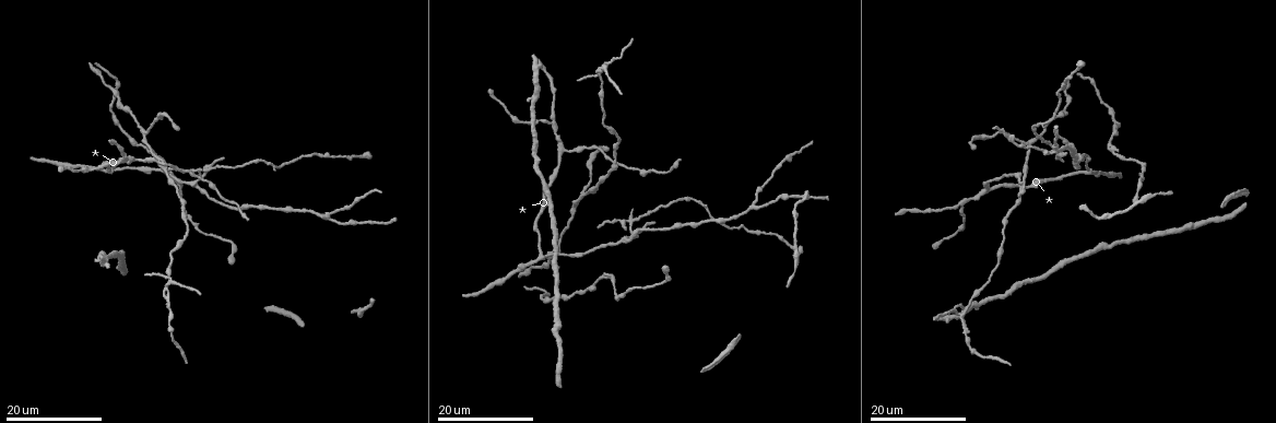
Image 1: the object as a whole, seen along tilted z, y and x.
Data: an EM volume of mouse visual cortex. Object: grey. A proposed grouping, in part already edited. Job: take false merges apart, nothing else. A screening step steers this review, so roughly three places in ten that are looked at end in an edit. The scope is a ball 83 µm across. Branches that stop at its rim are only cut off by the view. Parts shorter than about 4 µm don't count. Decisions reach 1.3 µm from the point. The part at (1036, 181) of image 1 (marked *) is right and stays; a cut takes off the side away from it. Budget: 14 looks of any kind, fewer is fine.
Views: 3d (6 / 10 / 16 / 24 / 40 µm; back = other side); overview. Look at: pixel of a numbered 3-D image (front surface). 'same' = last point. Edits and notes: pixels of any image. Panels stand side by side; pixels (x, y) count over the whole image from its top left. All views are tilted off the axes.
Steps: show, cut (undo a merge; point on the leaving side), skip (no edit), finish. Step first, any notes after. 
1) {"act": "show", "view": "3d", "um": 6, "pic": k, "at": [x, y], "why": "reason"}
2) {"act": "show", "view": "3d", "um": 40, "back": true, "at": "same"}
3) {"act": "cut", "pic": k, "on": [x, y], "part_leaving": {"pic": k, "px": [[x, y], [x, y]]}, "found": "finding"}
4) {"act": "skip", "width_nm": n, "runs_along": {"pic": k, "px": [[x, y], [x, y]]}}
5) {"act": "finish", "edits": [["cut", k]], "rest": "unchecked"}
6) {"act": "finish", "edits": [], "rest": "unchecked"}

{"act": "show", "view": "3d", "um": 16, "pic": 1, "at": [631, 220], "why": "four arms meet"}

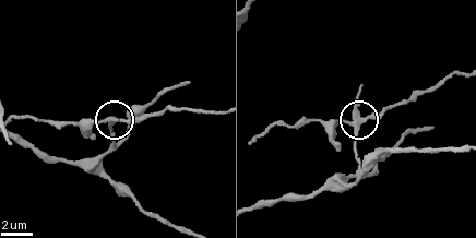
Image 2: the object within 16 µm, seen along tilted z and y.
{"act": "show", "view": "3d", "um": 10, "pic": 2, "at": [105, 120]}

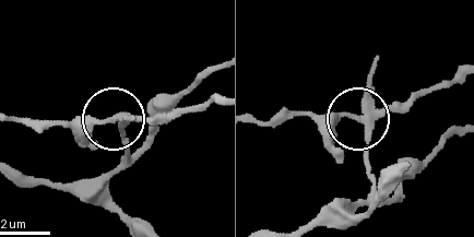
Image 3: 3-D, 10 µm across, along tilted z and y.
{"act": "show", "view": "3d", "um": 10, "back": true, "pic": 3, "at": [114, 119], "why": "from behind"}

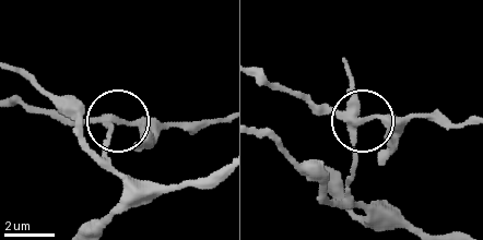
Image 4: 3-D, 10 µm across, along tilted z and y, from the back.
{"act": "cut", "pic": 4, "on": [384, 116], "arms": 4, "part_leaving": {"pic": 4, "px": [[350, 120], [314, 110], [258, 80]]}, "found": "two neurons meet here"}

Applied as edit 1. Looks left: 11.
{"act": "show", "view": "3d", "um": 24, "pic": 1, "at": [563, 151]}

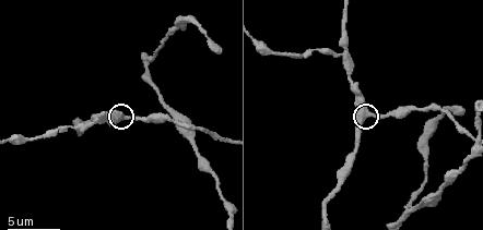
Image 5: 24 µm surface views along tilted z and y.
{"act": "show", "view": "3d", "um": 10, "pic": 5, "at": [368, 116], "why": "closer look"}

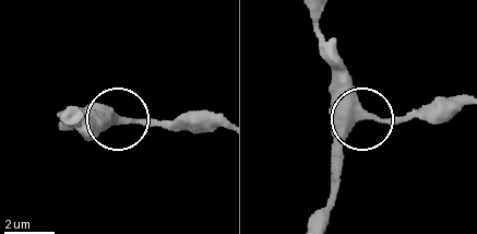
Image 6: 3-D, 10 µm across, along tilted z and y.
{"act": "skip", "runs_along": {"pic": 6, "px": [[312, 221], [328, 201], [338, 154], [361, 110], [326, 60]]}, "found": "continuous, no second neuron"}

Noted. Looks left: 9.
{"act": "show", "view": "3d", "um": 10, "pic": 5, "at": [340, 55], "why": "three-way junction"}

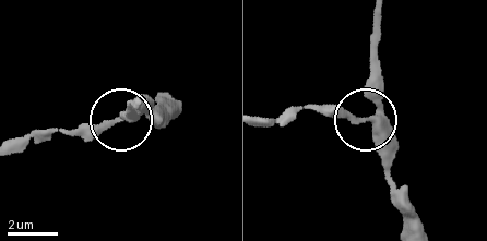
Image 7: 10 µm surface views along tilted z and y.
{"act": "skip", "arms": 3, "runs_along": {"pic": 7, "px": [[406, 218], [388, 151], [367, 120], [378, 107], [378, 46]]}, "found": "all the same neuron"}

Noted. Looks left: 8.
{"act": "show", "view": "3d", "um": 16, "pic": 1, "at": [962, 314], "why": "four arms meet"}

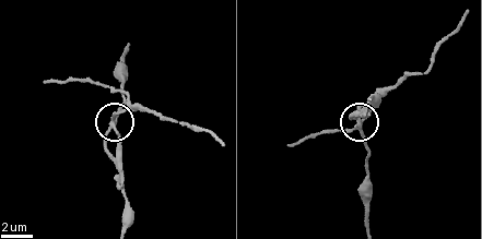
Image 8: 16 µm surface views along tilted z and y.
{"act": "show", "view": "3d", "um": 6, "pic": 8, "at": [112, 123]}

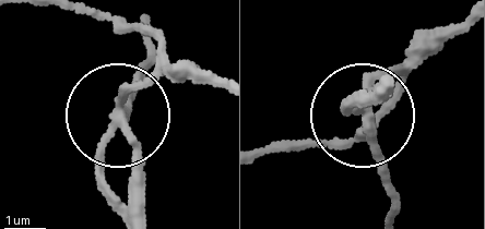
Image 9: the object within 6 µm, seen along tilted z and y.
{"act": "cut", "pic": 9, "on": [103, 178], "side_arm_um": 21, "arms": 4, "found": "two neurons meet here"}

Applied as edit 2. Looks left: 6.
{"act": "show", "view": "3d", "um": 16, "pic": 8, "at": [118, 68]}

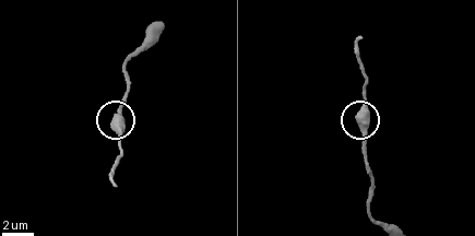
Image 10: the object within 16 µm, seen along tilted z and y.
{"act": "show", "view": "3d", "um": 16, "back": true, "pic": 10, "at": [114, 119], "why": "from behind"}

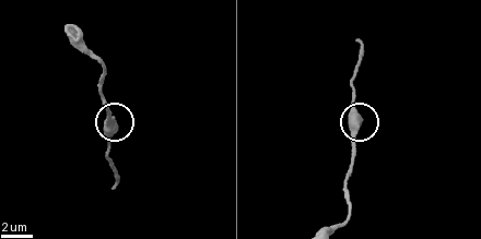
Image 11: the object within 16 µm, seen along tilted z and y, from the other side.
{"act": "skip", "width_nm": 490, "found": "all the same neuron"}

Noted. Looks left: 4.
{"act": "show", "view": "3d", "um": 10, "pic": 5, "at": [206, 169]}

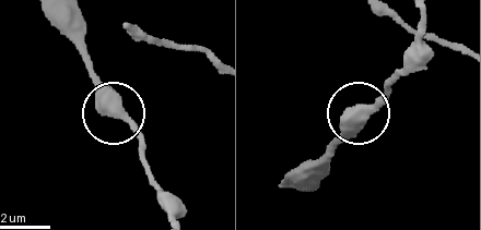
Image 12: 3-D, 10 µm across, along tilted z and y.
{"act": "show", "view": "3d", "um": 10, "back": true, "pic": 12, "at": [361, 112]}

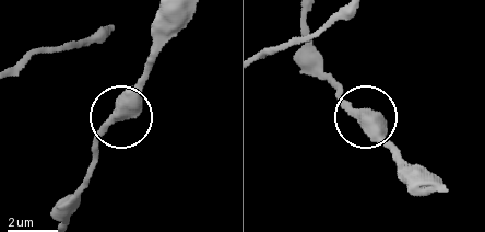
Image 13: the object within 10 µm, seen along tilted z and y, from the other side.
{"act": "skip", "side_arm_um": 41, "found": "all the same neuron"}

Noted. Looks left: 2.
{"act": "finish", "edits": [["cut", 4], ["cut", 9]], "rest": "unchecked"}

